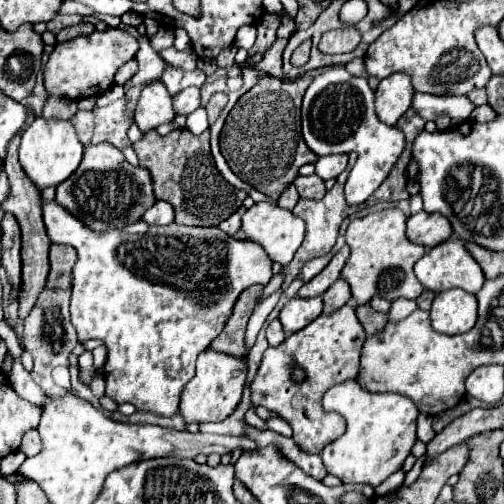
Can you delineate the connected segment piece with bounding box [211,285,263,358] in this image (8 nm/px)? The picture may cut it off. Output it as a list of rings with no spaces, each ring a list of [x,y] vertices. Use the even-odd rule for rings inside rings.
[[[253,285],[241,294],[241,298],[237,300],[237,306],[233,308],[233,314],[231,314],[229,322],[225,324],[225,330],[213,340],[211,350],[223,352],[223,354],[229,354],[229,356],[239,356],[239,358],[245,354],[243,336],[245,336],[247,320],[253,312],[255,300],[261,294],[261,290],[263,290],[263,286]]]

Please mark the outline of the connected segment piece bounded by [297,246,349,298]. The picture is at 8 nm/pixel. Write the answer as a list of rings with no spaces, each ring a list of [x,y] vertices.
[[[343,246],[333,258],[331,262],[325,266],[325,270],[321,270],[321,274],[317,274],[313,280],[309,280],[299,292],[299,298],[313,298],[313,296],[321,296],[341,274],[341,268],[345,264],[345,260],[349,258],[349,248]]]

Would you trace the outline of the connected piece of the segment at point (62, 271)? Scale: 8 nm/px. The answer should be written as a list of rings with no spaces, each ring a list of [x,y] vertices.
[[[51,244],[49,262],[51,262],[51,270],[49,270],[45,286],[71,290],[71,270],[77,262],[77,250],[73,250],[73,246]]]

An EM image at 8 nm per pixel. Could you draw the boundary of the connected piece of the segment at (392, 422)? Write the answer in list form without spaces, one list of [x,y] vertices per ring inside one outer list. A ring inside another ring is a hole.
[[[349,380],[333,386],[323,396],[323,408],[327,412],[341,414],[347,420],[345,434],[335,442],[329,442],[329,446],[325,446],[321,452],[321,458],[329,472],[323,478],[327,486],[337,486],[337,478],[341,478],[341,482],[367,482],[371,486],[379,486],[389,474],[403,466],[403,460],[417,440],[415,420],[419,410],[413,400],[405,396],[369,394],[361,390],[357,380]]]

